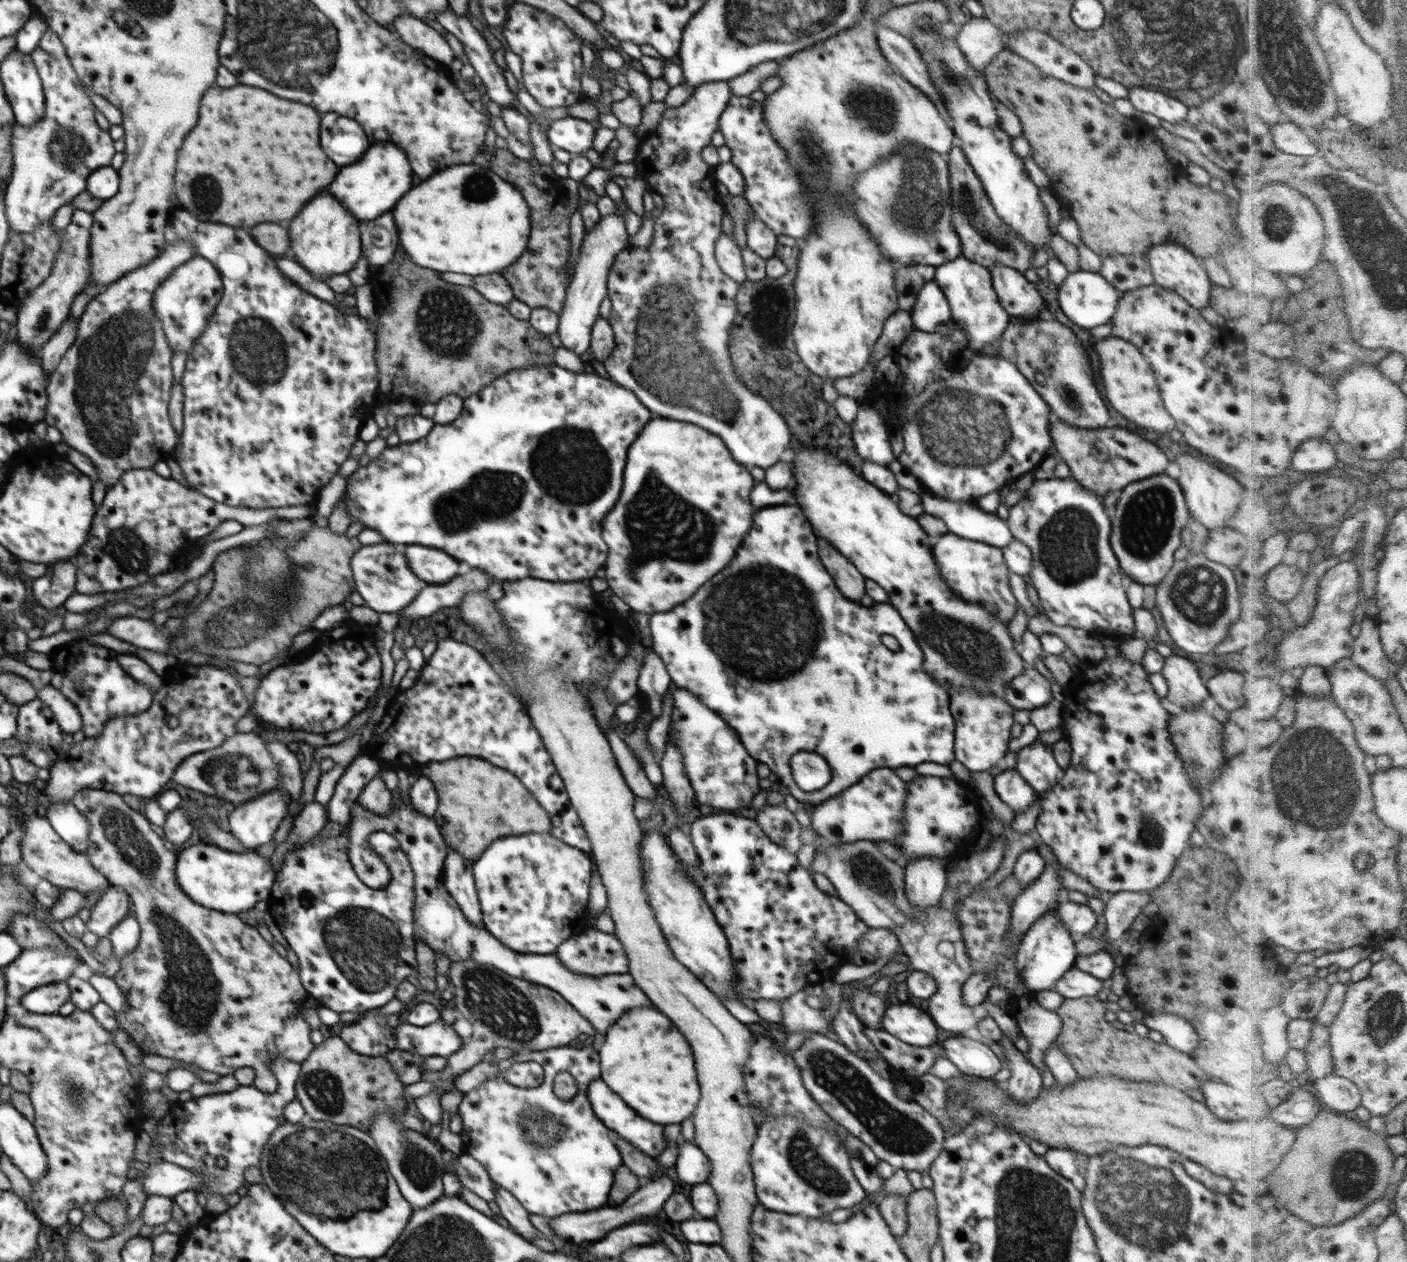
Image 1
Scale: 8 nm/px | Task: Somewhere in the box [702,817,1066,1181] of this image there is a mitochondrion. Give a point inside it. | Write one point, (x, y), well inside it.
(900, 1135)

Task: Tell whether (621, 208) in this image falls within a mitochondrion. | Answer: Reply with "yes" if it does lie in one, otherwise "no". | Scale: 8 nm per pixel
no

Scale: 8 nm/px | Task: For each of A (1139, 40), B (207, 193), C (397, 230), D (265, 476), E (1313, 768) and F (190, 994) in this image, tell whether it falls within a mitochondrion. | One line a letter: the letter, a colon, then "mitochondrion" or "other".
A: mitochondrion
B: mitochondrion
C: other
D: other
E: mitochondrion
F: mitochondrion

